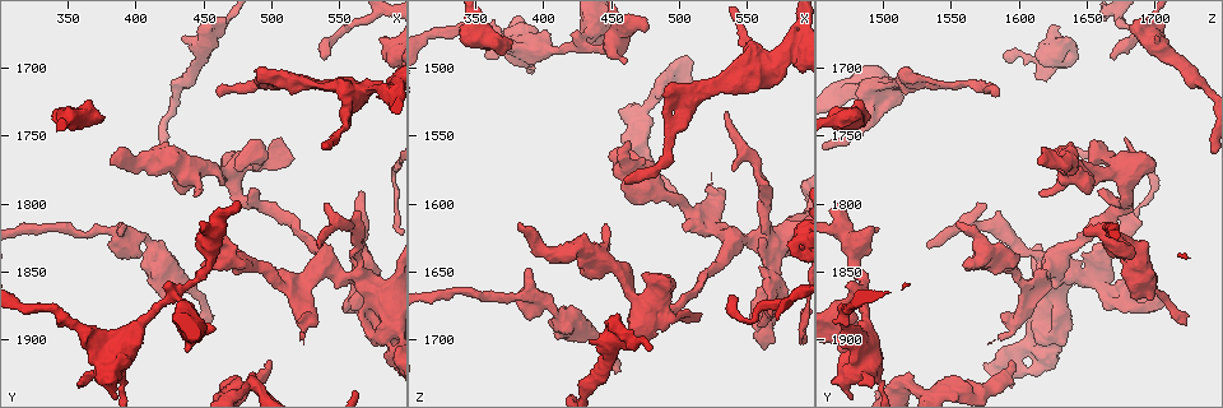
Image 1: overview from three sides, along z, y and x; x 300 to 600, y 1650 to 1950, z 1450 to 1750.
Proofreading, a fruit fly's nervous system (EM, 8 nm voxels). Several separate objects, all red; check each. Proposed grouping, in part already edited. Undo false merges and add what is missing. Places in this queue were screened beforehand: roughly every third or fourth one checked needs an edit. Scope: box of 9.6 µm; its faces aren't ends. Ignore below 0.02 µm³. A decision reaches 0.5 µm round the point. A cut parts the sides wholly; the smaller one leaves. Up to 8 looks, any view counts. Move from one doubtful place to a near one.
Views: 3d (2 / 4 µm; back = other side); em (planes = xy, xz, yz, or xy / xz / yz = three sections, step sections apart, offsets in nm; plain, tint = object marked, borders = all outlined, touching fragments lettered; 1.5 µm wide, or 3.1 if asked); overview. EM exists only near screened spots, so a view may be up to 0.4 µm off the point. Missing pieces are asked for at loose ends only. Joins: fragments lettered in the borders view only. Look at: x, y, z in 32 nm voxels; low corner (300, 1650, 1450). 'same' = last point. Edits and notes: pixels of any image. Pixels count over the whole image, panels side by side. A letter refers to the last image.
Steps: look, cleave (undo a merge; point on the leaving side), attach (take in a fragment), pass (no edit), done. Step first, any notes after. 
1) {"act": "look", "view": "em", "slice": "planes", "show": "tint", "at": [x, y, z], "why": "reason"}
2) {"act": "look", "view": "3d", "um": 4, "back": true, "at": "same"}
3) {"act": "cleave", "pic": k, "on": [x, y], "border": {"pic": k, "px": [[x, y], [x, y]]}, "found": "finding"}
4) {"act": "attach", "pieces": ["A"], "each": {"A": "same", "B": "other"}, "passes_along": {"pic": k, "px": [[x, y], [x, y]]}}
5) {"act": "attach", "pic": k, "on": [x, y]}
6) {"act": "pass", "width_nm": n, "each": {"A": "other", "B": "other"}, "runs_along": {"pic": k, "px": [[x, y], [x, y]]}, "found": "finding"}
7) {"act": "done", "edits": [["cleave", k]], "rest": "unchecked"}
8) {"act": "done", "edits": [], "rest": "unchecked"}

{"act": "look", "view": "3d", "um": 4, "at": [454, 1670, 1682], "why": "free end"}

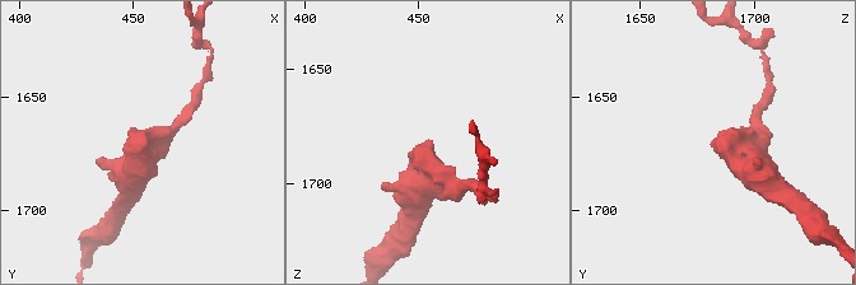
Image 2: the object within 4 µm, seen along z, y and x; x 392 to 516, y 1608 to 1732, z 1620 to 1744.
{"act": "look", "view": "em", "slice": "planes", "show": "borders", "at": [455, 1670, 1682]}

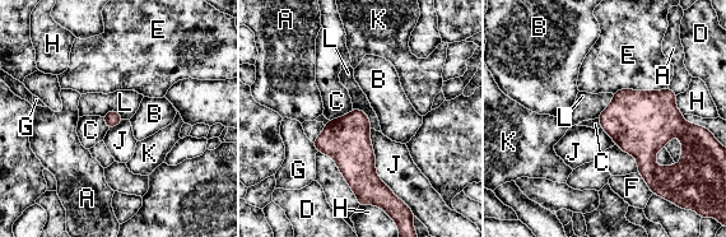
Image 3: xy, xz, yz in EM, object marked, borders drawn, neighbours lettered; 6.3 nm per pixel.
{"act": "pass", "each": {"A": "other", "B": "other", "C": "other", "D": "other", "E": "other", "F": "other", "G": "other", "H": "other", "J": "other", "K": "other", "L": "other"}, "border": {"pic": 3, "px": [[353, 108], [366, 114], [371, 128]]}, "found": "none of them fits"}

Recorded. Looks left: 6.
{"act": "look", "view": "em", "slice": "xz", "step": 8, "show": "borders", "at": [378, 1740, 1488], "why": "thick end"}

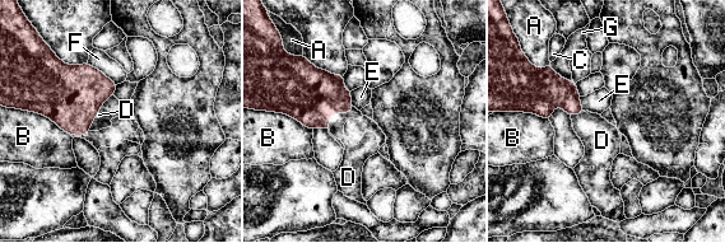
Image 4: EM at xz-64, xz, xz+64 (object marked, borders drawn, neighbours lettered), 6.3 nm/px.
{"act": "look", "view": "em", "slice": "planes", "show": "borders", "at": "same"}

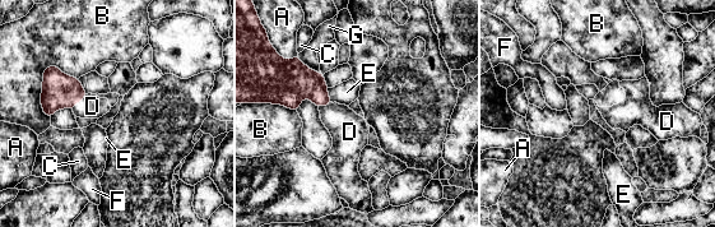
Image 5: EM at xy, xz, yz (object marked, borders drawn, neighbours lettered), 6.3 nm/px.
{"act": "attach", "pieces": ["D"], "each": {"A": "other", "B": "other", "C": "other", "D": "same", "E": "other", "F": "other", "G": "other"}, "passes_along": {"pic": 5, "px": [[60, 91], [79, 100], [92, 106]]}, "found": "the neuron continues"}

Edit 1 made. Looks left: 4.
{"act": "look", "view": "em", "slice": "planes", "show": "plain", "at": [566, 1792, 1682], "why": "branch stops here"}

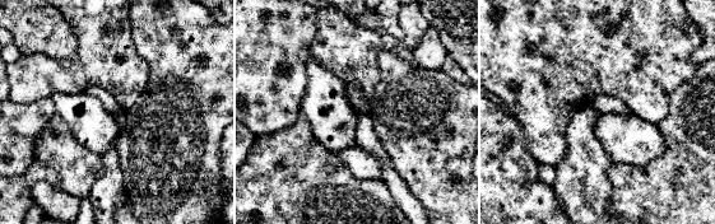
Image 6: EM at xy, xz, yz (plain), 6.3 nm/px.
{"act": "look", "view": "em", "slice": "planes", "show": "borders", "at": "same"}

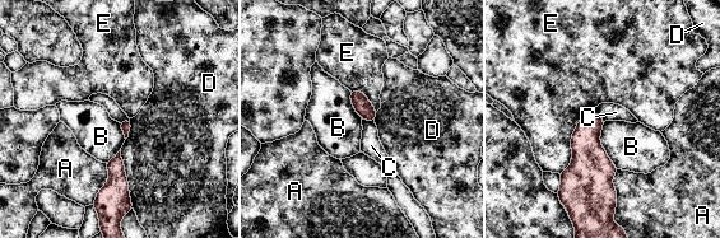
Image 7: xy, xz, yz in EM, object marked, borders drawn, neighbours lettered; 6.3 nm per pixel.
{"act": "pass", "each": {"A": "other", "B": "other", "C": "other", "D": "other", "E": "other"}, "found": "none of them fits"}

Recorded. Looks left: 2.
{"act": "done", "edits": [["attach", 5]], "rest": "unchecked"}

